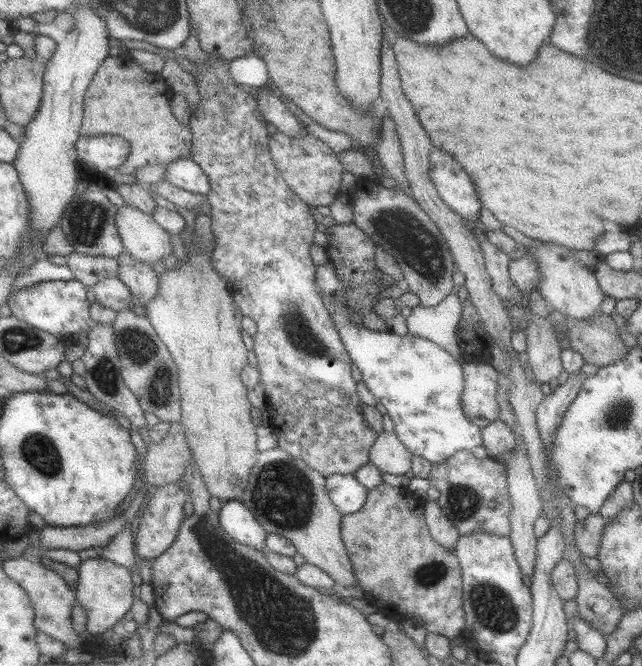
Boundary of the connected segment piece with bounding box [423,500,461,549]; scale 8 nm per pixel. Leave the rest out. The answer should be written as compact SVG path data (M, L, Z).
M435 500L424 501L424 520L435 542L444 548L454 549L461 536L456 526L448 520L442 507Z

